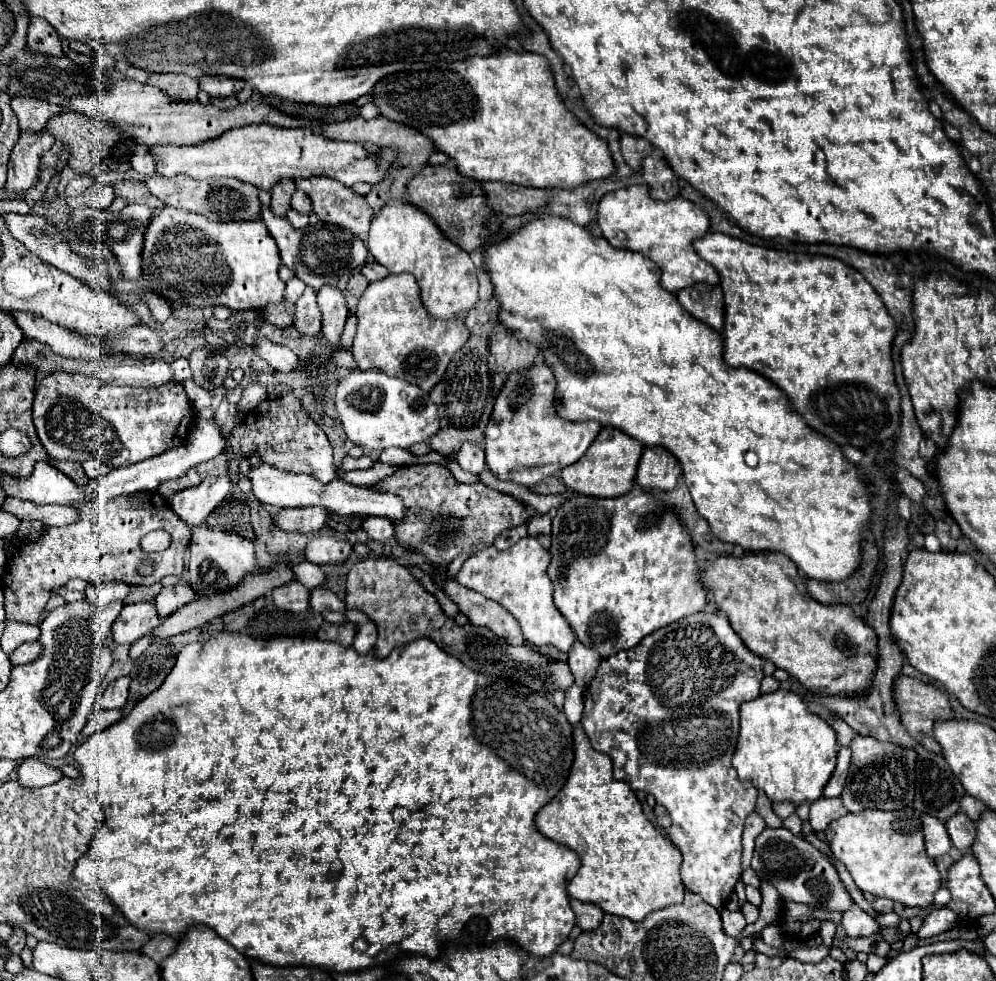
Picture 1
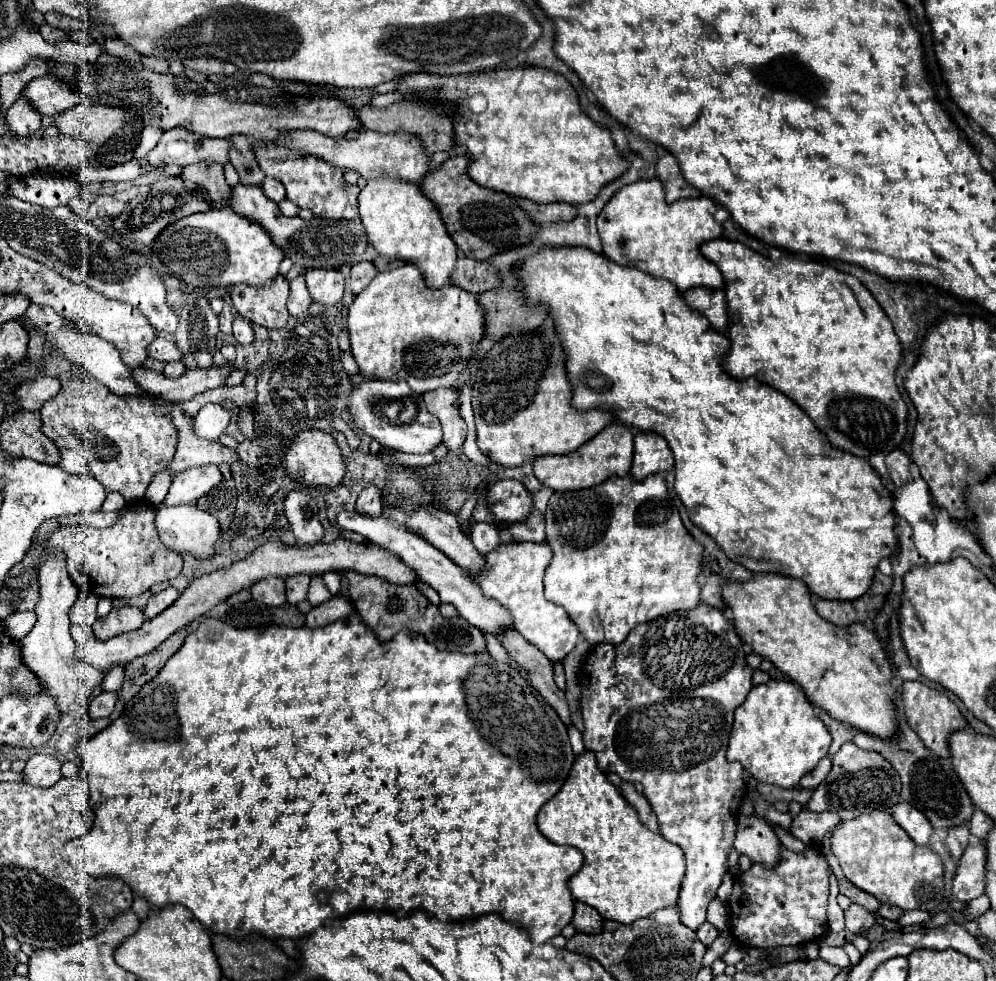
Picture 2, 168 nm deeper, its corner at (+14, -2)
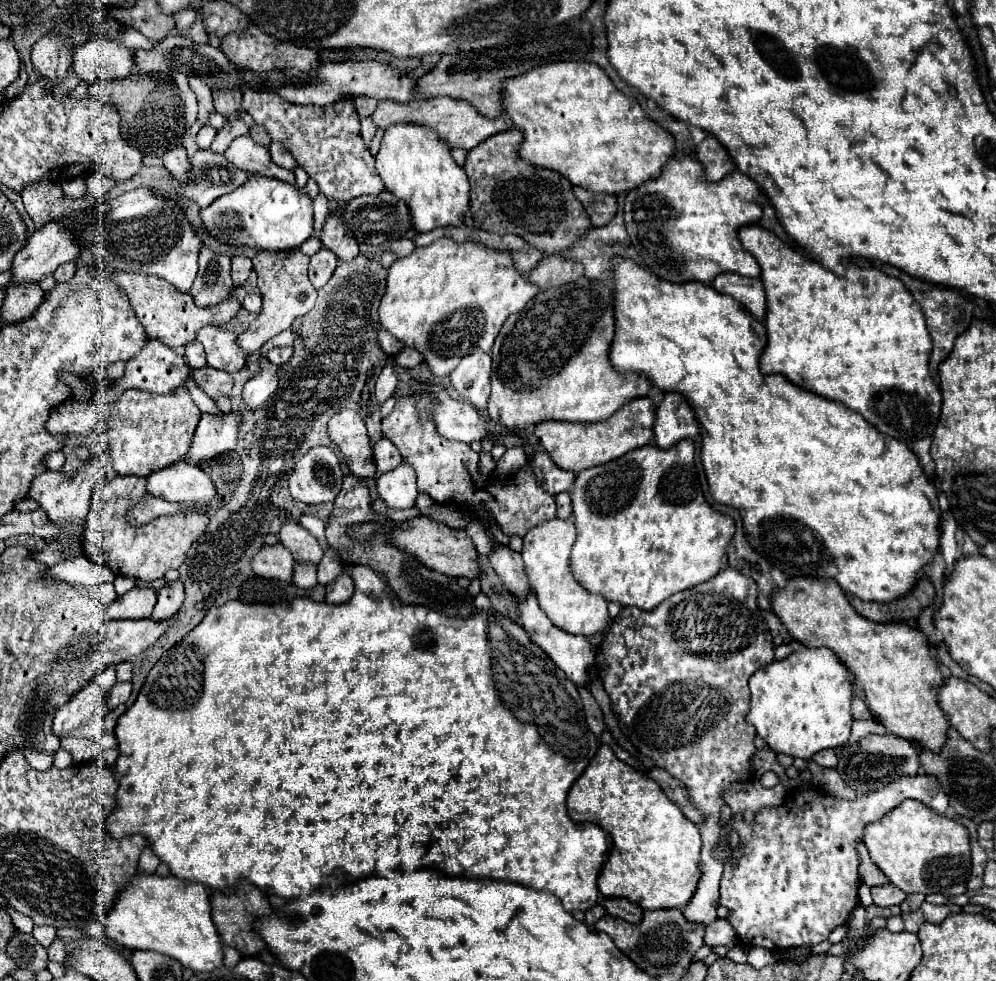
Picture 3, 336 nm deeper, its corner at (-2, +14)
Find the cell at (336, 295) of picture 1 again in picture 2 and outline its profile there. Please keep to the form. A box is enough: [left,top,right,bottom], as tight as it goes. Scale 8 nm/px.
[306,268,344,306]

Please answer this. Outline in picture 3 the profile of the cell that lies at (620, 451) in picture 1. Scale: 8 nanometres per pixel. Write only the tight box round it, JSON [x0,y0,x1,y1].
[534,398,656,472]

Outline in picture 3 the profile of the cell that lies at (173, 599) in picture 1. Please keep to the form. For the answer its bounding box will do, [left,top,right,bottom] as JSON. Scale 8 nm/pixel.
[150,580,184,620]

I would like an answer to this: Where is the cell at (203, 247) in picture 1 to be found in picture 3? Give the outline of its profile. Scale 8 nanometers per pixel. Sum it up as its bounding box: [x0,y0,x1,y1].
[202,176,314,250]

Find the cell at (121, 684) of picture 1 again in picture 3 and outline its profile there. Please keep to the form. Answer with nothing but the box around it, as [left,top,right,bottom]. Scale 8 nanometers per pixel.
[106,682,132,710]

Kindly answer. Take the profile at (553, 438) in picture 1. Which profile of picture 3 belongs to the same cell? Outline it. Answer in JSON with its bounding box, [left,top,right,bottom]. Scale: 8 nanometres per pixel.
[488,276,652,432]

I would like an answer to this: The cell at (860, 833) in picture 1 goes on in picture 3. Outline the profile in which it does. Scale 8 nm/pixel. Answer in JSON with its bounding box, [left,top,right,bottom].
[864,800,970,896]

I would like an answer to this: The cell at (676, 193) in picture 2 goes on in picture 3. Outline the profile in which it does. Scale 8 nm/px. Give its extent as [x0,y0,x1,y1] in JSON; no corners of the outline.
[696,136,736,182]

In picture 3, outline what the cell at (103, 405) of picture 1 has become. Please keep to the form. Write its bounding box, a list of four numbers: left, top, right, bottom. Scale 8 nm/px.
[108,388,200,476]

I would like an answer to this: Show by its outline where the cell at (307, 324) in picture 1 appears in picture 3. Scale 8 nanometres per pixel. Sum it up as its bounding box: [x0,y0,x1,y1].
[310,248,338,288]

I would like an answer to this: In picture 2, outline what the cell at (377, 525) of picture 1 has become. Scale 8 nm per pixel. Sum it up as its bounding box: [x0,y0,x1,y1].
[356,488,380,518]

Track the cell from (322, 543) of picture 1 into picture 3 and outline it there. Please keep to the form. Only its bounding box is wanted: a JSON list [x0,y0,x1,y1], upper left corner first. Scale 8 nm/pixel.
[290,446,342,504]

